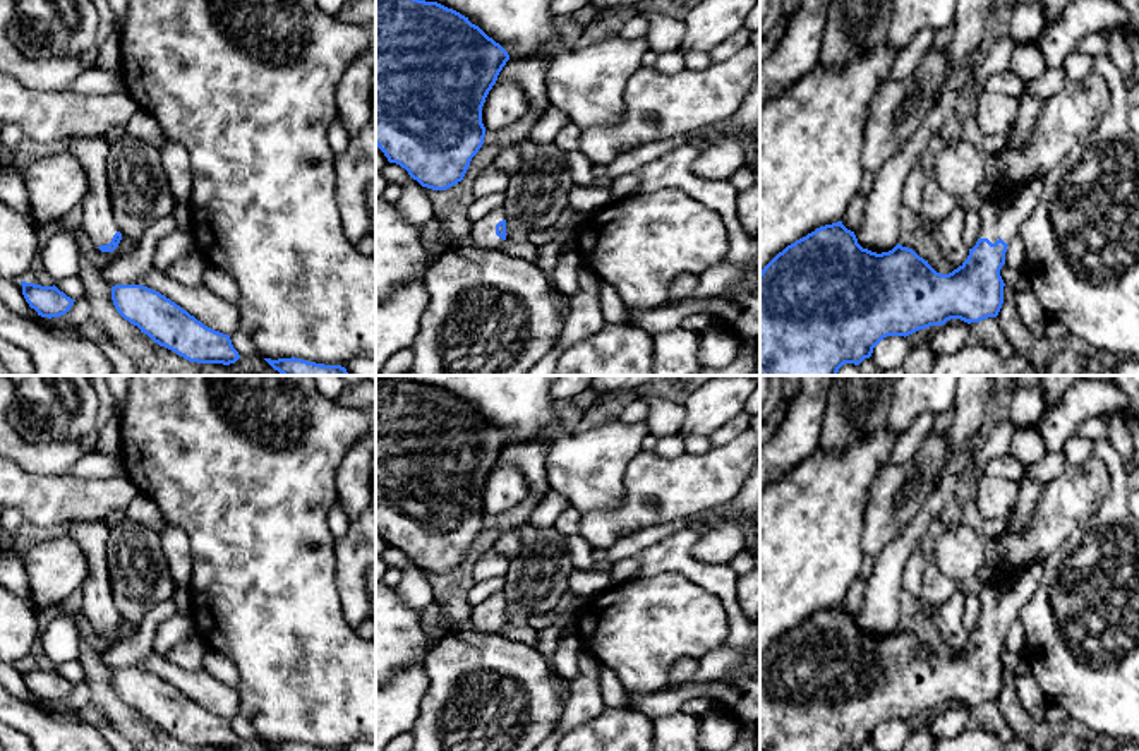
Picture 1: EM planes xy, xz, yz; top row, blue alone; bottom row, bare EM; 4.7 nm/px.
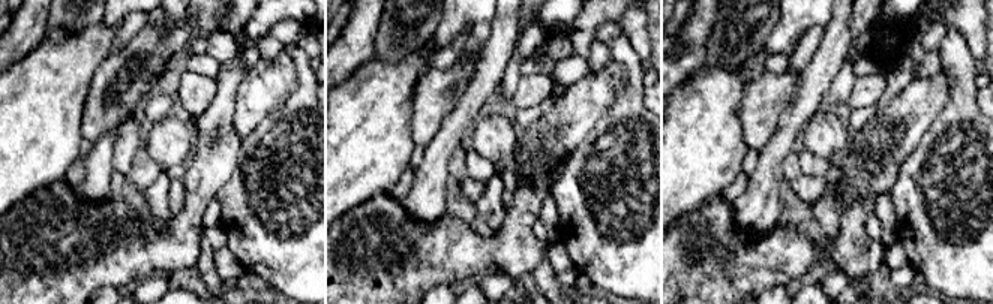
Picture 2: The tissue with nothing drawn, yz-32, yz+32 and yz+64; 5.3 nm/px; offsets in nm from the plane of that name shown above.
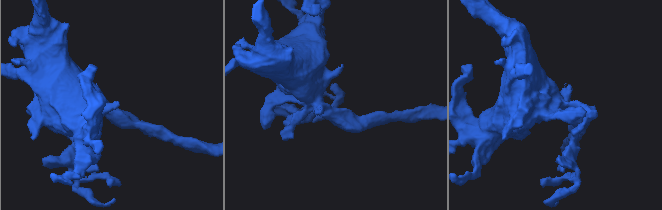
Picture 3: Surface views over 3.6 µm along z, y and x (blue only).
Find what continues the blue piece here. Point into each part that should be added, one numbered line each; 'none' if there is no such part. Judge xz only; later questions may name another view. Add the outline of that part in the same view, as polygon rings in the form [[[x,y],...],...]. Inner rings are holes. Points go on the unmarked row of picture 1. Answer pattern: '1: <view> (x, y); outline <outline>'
1: xz (484, 621); outline [[[496,592],[487,600],[473,607],[470,622],[477,633],[496,634],[503,628],[503,622],[496,619],[496,609],[503,604],[506,604],[504,593]]]

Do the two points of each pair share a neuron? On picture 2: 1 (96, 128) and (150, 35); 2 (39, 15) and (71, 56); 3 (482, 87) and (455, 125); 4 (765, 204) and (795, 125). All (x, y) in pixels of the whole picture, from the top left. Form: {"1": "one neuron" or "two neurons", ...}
{"1": "one neuron", "2": "two neurons", "3": "one neuron", "4": "one neuron"}

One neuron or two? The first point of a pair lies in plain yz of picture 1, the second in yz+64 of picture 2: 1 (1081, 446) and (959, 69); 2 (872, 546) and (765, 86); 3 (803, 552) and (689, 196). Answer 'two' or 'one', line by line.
1: two
2: one
3: one

